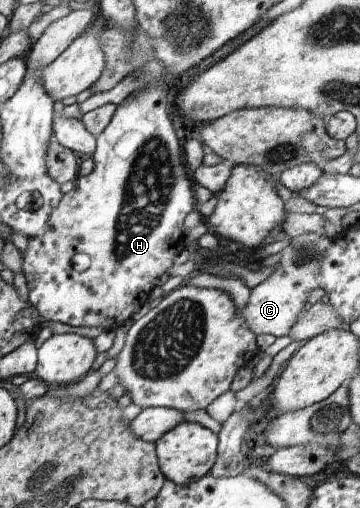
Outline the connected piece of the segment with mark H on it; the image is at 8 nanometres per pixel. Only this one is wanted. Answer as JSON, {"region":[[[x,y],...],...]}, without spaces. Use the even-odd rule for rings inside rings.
{"region":[[[160,78],[154,79],[142,88],[139,88],[129,94],[123,102],[116,106],[113,118],[107,125],[107,128],[97,137],[97,148],[92,154],[95,166],[93,172],[77,177],[75,180],[75,188],[69,191],[59,202],[58,208],[50,213],[49,224],[38,237],[29,238],[23,255],[23,274],[28,284],[28,302],[38,308],[38,312],[45,318],[45,320],[53,320],[53,322],[63,322],[63,324],[70,324],[77,326],[77,328],[109,328],[127,322],[135,310],[139,310],[143,304],[146,304],[147,299],[145,294],[155,288],[155,274],[161,276],[163,272],[167,272],[173,266],[173,258],[175,254],[181,254],[183,246],[183,220],[185,216],[193,210],[193,184],[185,174],[185,166],[181,162],[181,146],[179,146],[179,138],[175,136],[171,118],[167,114],[167,104],[169,104],[169,94],[165,90],[165,86],[155,84],[155,82],[165,82],[168,79]]]}

